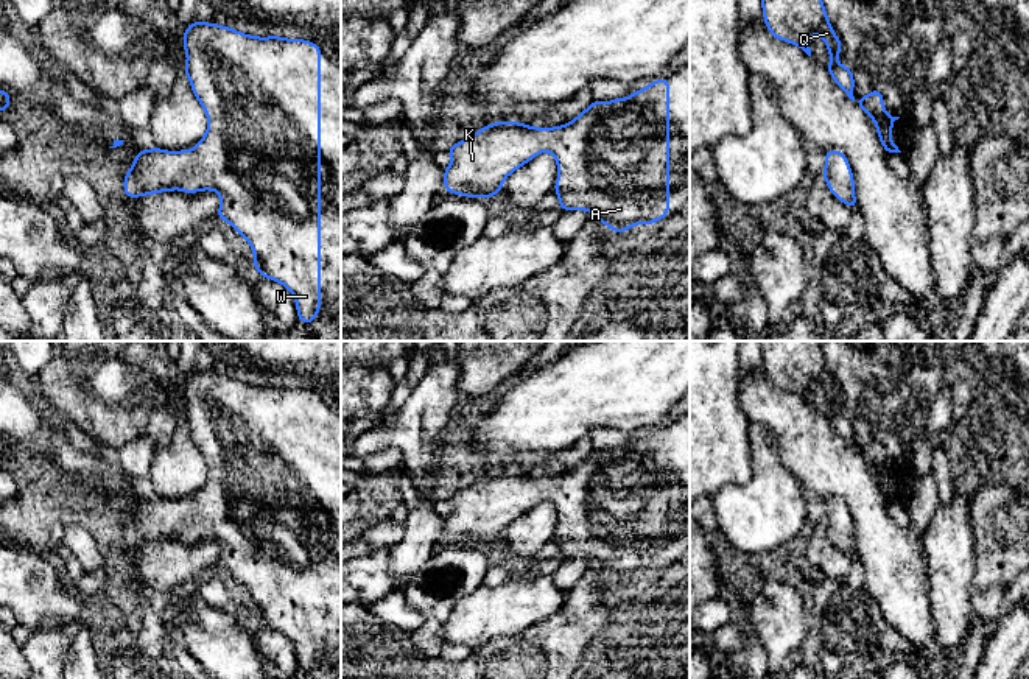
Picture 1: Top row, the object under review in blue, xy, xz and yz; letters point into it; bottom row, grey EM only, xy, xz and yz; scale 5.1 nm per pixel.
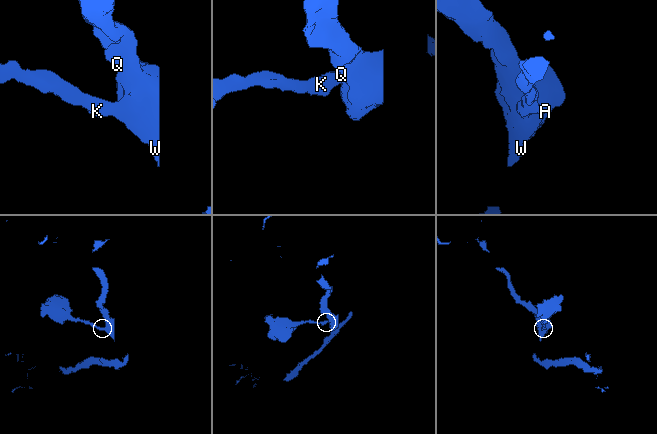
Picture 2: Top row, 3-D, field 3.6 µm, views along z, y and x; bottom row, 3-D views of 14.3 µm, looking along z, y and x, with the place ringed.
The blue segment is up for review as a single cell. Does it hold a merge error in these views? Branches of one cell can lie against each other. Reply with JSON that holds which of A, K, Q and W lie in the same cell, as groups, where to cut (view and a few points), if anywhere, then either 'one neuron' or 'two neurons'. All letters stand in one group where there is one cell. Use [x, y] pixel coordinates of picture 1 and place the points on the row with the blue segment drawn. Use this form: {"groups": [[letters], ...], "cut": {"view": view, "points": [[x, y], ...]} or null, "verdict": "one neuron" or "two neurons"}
{"groups": [["A", "K", "Q", "W"]], "cut": null, "verdict": "one neuron"}

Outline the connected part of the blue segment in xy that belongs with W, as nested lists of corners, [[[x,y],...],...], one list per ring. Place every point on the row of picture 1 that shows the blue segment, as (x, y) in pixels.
[[[191,22],[184,31],[182,44],[187,53],[184,73],[188,76],[191,90],[209,118],[205,135],[193,150],[140,150],[125,176],[125,196],[140,198],[171,190],[182,190],[185,193],[215,190],[221,196],[216,216],[227,221],[249,241],[257,273],[286,287],[294,296],[299,321],[310,325],[321,310],[321,45],[302,39],[285,39],[276,34],[271,37],[248,36],[213,22]]]

